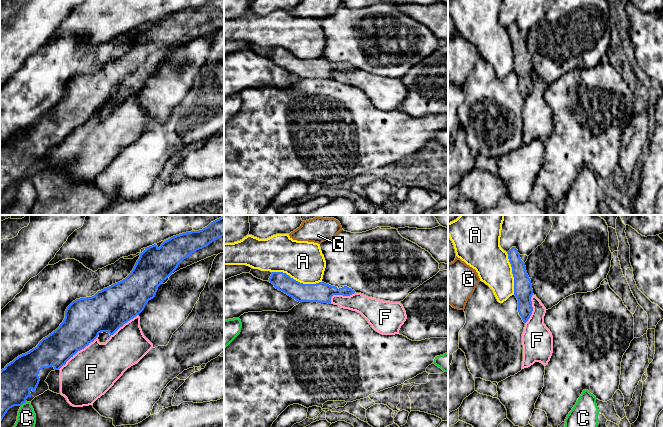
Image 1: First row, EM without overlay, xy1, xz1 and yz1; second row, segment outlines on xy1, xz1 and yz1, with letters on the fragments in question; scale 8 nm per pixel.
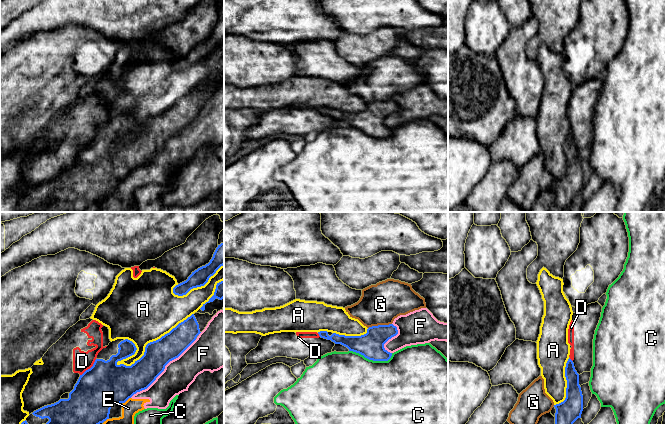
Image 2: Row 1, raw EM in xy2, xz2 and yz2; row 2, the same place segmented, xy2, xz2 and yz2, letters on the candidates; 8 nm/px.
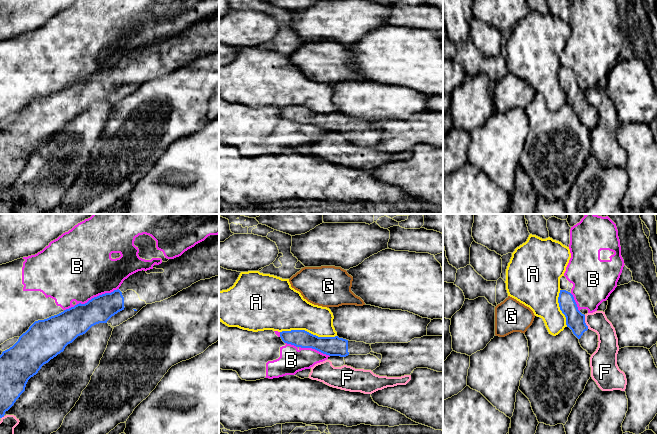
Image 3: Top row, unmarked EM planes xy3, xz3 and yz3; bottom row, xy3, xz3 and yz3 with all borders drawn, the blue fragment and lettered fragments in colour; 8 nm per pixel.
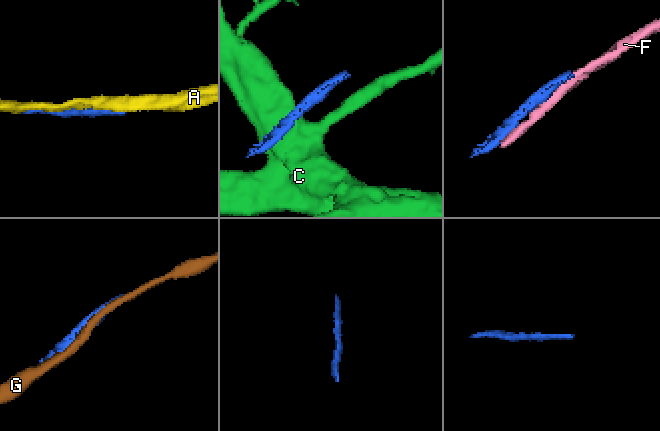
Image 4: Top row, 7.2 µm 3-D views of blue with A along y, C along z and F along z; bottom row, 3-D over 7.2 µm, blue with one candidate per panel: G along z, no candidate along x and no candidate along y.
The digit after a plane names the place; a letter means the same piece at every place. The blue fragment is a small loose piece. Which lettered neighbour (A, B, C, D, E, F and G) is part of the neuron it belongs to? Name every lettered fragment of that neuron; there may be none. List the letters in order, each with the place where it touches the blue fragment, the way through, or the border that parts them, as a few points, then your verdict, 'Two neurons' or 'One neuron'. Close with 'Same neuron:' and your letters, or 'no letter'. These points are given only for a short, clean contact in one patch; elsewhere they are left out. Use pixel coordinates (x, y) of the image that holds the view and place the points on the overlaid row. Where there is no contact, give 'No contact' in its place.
A: Touches blue at xy2 (151, 342). Two neurons
B: Touches blue at xy3 (92, 298). Two neurons
C: Touches blue at xz2 (371, 359). Two neurons
D: Touches blue at xy2 (90, 368). Boundary: xy2 (96, 359), (80, 375). Two neurons
E: Touches blue at xy2 (126, 400). Two neurons
F: Touches blue at xy2 (163, 370). Two neurons
G: Touches blue at xz2 (379, 325). Two neurons
Same neuron: no letter

